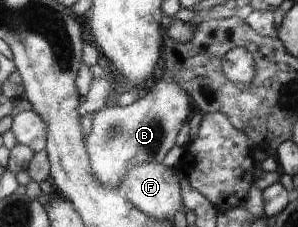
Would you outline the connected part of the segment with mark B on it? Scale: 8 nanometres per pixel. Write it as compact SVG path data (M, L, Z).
M166 71L152 89L140 94L140 98L131 105L99 110L92 121L92 132L85 138L94 173L105 185L114 186L114 177L120 177L120 171L129 171L140 163L163 163L164 155L175 147L176 133L188 115L188 95Z

